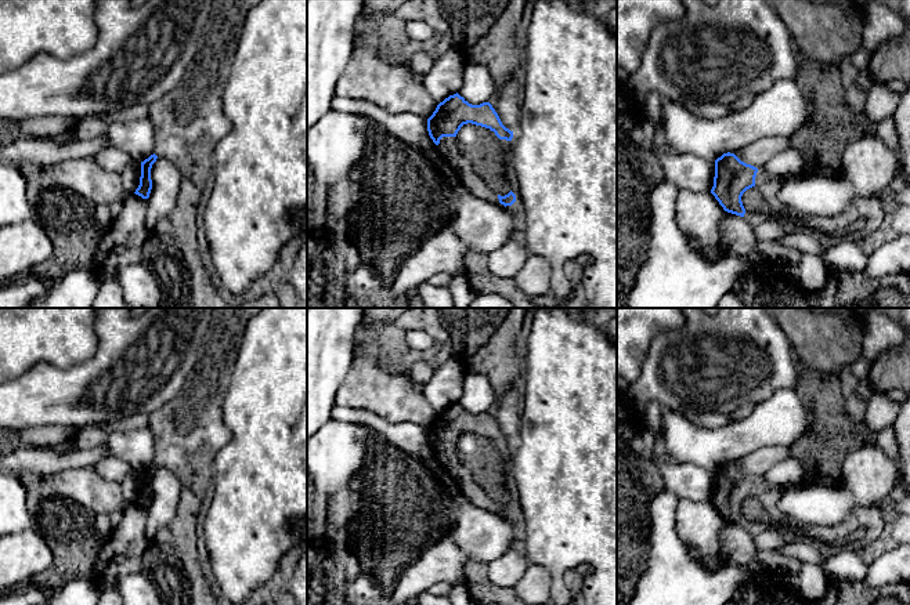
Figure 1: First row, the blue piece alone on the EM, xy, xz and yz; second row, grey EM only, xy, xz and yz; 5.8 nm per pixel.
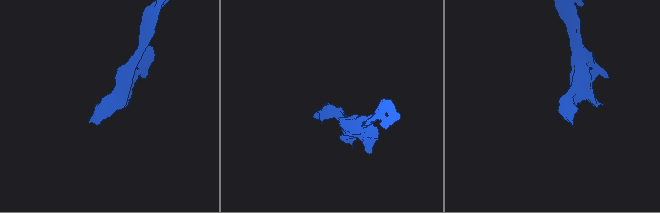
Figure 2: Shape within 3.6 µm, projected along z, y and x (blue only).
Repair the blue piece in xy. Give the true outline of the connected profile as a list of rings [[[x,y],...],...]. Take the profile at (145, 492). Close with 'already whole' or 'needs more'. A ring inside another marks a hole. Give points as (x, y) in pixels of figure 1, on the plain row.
[[[154,463],[144,471],[141,471],[141,486],[140,494],[136,499],[136,504],[141,506],[142,508],[148,508],[151,499],[152,499],[152,489],[151,489],[151,478],[152,474],[156,471],[158,465]]] | already whole

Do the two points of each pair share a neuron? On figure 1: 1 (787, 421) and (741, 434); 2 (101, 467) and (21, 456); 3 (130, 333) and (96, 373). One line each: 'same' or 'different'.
1: same
2: different
3: same

